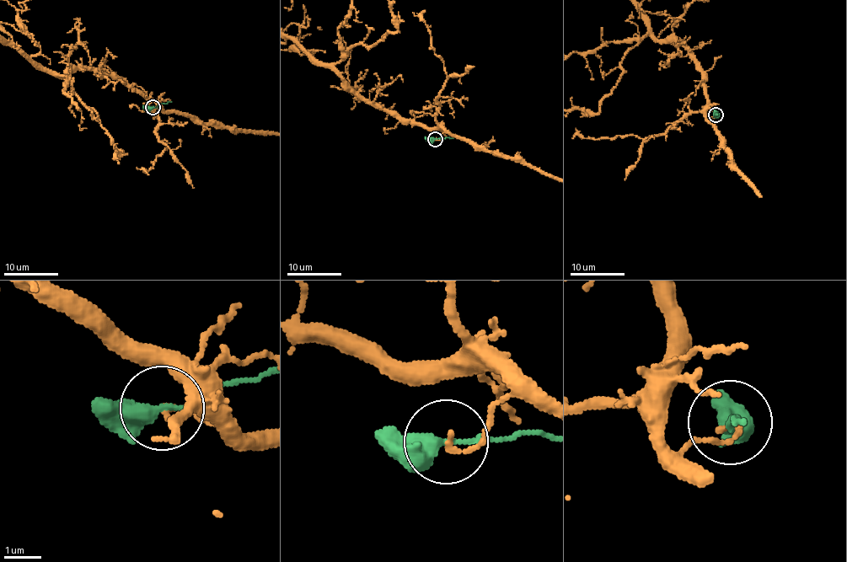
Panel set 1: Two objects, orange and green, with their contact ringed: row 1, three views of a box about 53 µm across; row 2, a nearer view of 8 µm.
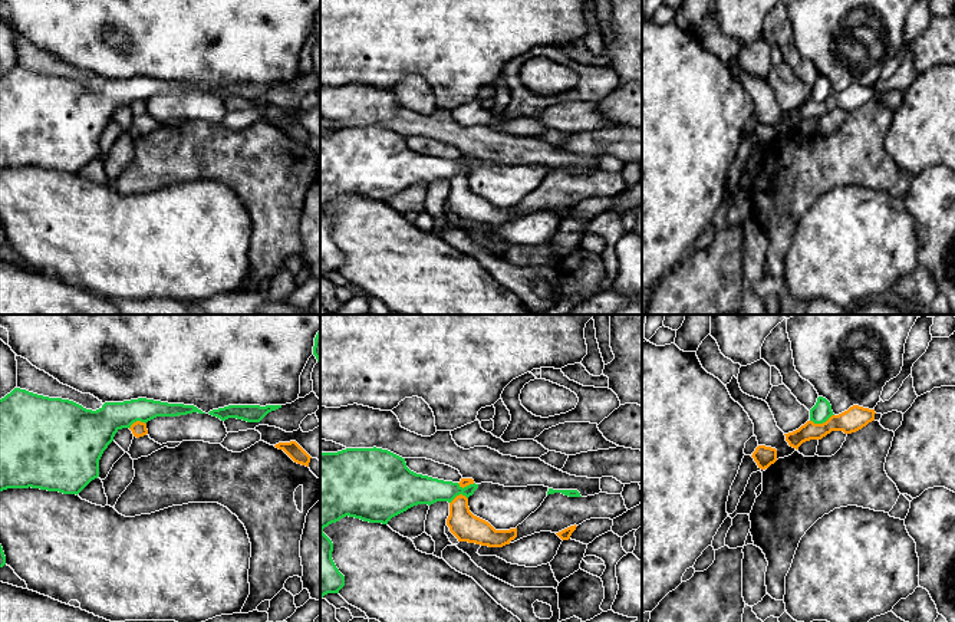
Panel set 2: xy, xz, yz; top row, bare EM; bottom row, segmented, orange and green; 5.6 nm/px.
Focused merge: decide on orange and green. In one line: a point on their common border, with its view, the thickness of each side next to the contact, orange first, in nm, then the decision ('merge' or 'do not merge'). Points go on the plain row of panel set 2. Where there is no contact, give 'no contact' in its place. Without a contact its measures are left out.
yz (823, 101) | 140/110 nm | do not merge

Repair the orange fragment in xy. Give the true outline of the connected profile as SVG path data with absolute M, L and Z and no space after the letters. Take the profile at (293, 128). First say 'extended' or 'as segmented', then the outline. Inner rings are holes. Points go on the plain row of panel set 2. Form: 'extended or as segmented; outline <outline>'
as segmented; outline M296 119L279 121L274 125L283 128L294 141L309 145L312 135Z

